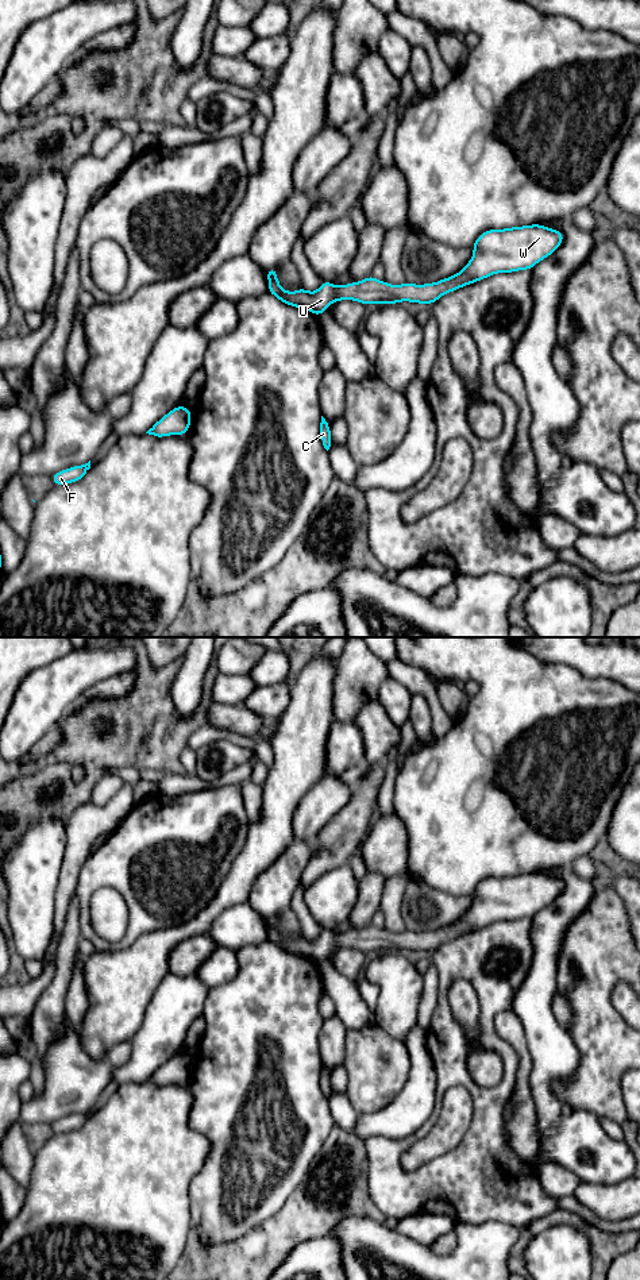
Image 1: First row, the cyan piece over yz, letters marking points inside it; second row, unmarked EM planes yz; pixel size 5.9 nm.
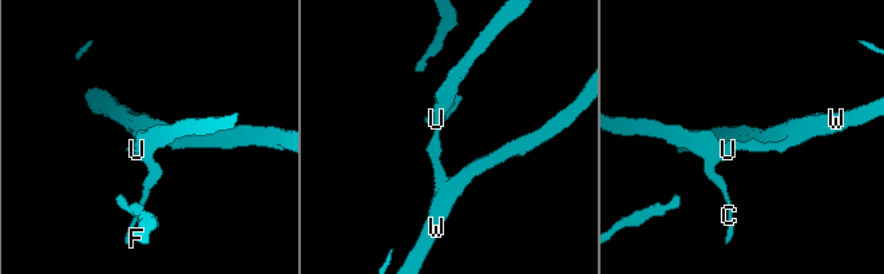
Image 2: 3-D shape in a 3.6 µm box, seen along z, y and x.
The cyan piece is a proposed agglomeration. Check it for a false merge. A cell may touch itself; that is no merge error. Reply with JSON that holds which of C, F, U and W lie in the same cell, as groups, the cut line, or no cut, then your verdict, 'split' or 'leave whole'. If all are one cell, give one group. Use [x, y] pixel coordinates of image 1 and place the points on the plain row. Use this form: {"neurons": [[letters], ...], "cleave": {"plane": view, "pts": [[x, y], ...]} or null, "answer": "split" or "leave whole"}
{"neurons": [["C", "F", "U", "W"]], "cleave": null, "answer": "leave whole"}

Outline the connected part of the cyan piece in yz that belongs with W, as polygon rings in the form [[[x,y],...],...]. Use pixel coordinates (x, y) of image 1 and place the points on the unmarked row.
[[[541,872],[487,878],[473,891],[473,905],[455,924],[431,932],[390,933],[373,924],[347,933],[336,934],[323,929],[316,940],[302,934],[297,940],[281,936],[277,915],[266,918],[269,942],[286,953],[306,957],[321,964],[335,949],[352,948],[367,952],[435,952],[442,944],[475,932],[493,922],[531,918],[540,909],[555,901],[564,884],[562,879]]]

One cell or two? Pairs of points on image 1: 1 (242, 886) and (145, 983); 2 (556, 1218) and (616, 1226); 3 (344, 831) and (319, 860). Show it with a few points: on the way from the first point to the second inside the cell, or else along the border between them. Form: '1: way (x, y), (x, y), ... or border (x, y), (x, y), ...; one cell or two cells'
1: way (214, 909), (193, 928), (174, 935), (154, 955); one cell
2: border (558, 1210), (574, 1213), (602, 1230), (617, 1233); two cells
3: way (342, 837), (326, 854); one cell

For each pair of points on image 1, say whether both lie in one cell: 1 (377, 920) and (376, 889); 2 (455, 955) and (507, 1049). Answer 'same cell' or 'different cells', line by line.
1: different cells
2: same cell

